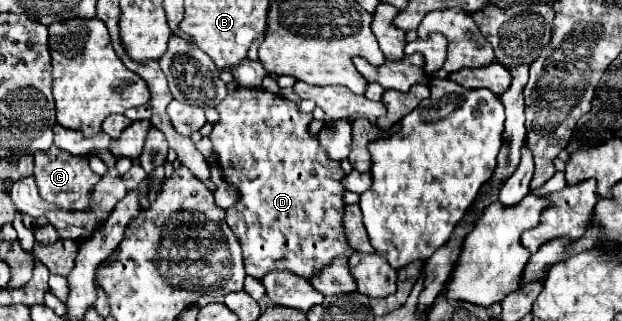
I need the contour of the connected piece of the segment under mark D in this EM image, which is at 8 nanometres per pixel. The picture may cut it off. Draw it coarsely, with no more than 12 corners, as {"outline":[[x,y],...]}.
{"outline":[[230,90],[210,132],[246,274],[312,278],[344,240],[344,170],[312,114]]}

